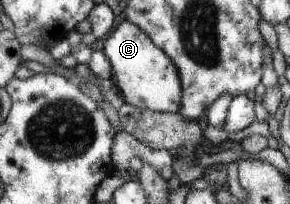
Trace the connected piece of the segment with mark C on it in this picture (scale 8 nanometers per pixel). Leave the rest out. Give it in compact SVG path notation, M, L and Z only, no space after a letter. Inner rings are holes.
M127 19L117 25L117 29L115 28L107 37L103 53L110 63L111 78L119 88L125 102L139 109L150 109L159 113L179 113L179 109L182 108L184 90L178 67L160 46L155 45L154 40L145 30L139 29L139 25L135 25L133 21L127 21Z

